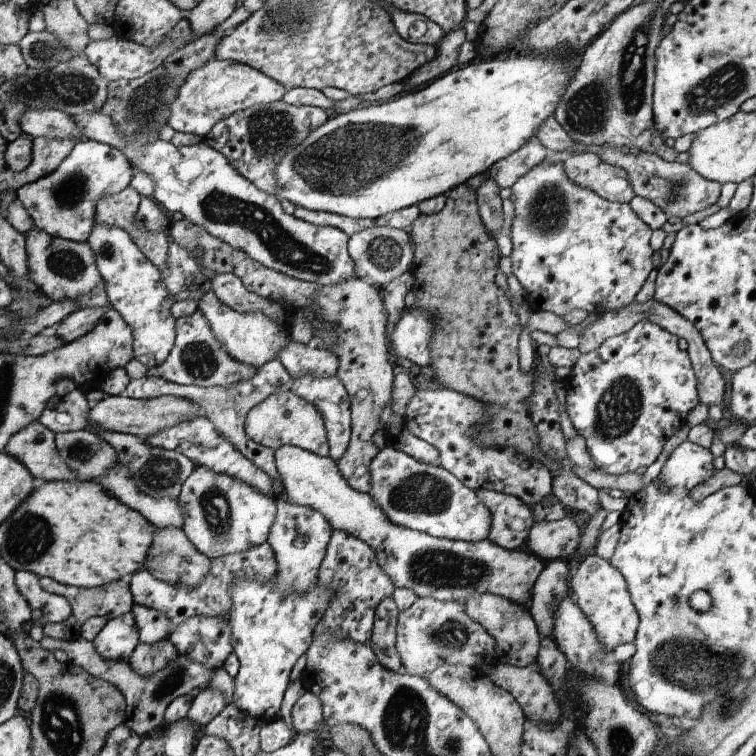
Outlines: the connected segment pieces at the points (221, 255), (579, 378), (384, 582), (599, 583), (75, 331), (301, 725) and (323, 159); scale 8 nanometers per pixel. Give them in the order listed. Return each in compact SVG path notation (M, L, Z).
M187 219L170 222L167 233L172 242L188 249L192 256L196 247L202 248L204 258L203 265L200 266L217 274L234 274L248 291L281 302L291 311L312 308L316 317L323 320L322 325L327 328L324 331L314 330L314 344L336 354L342 367L339 377L352 395L352 442L337 464L340 466L341 476L350 482L353 490L369 494L372 487L369 468L380 450L373 444L373 435L382 430L380 418L392 399L393 383L398 371L390 357L386 310L380 300L380 292L356 277L336 285L320 285L287 276L259 264L243 251L212 237L204 228Z
M647 319L638 322L626 334L608 338L594 351L581 354L565 381L565 408L577 434L584 438L589 456L598 469L618 477L636 473L640 466L648 467L657 460L664 448L662 442L666 442L678 426L686 424L686 416L698 406L697 376L694 376L690 360L678 346L678 335Z
M334 530L328 554L318 572L318 582L335 590L335 598L315 629L315 638L329 631L352 641L368 644L373 637L377 608L385 597L392 597L396 586L380 569L374 548L347 531Z
M593 553L588 554L578 564L578 570L571 578L571 583L573 599L592 622L597 640L601 642L601 646L607 652L614 651L620 644L630 643L637 639L640 614L630 597L628 582L622 577L616 566L610 564L604 557Z
M110 304L104 307L87 307L78 309L71 313L62 323L58 324L52 331L66 344L73 342L79 337L85 336L102 320L105 310L110 308Z
M306 691L294 704L291 715L293 730L296 734L316 731L323 722L323 707L320 698Z
M520 54L516 58L509 58L507 55L500 55L490 58L483 62L469 63L464 66L457 67L446 75L435 79L432 83L425 87L410 90L396 98L390 99L384 104L373 104L366 108L353 109L348 113L331 115L329 120L322 124L322 127L316 128L306 136L306 139L292 148L283 158L281 163L277 165L277 191L275 196L278 201L287 200L296 207L301 207L310 211L323 211L343 215L352 219L369 219L376 220L386 214L418 205L423 201L434 199L439 195L448 195L448 192L456 189L458 186L465 184L474 176L482 175L490 170L494 164L500 160L506 159L506 156L517 152L525 143L535 138L537 132L540 131L541 125L545 123L551 115L556 112L557 105L560 103L562 96L565 95L569 80L564 65L571 57L564 59L556 57L542 57L540 55Z

